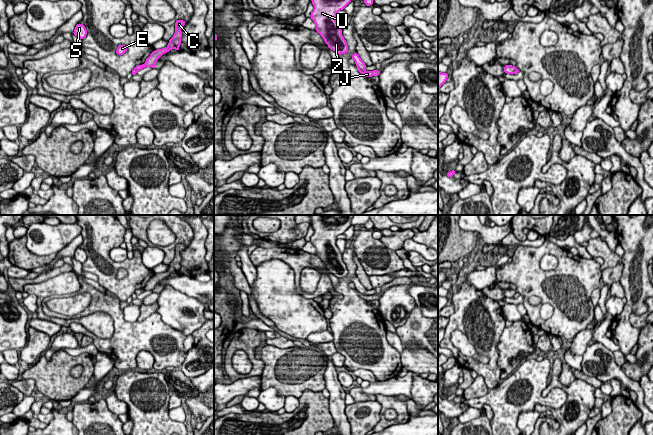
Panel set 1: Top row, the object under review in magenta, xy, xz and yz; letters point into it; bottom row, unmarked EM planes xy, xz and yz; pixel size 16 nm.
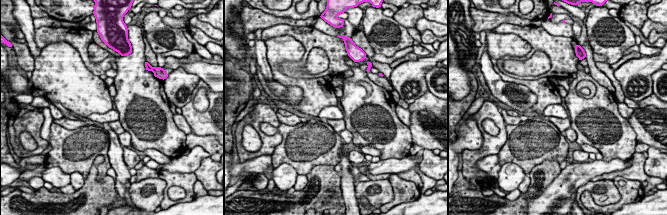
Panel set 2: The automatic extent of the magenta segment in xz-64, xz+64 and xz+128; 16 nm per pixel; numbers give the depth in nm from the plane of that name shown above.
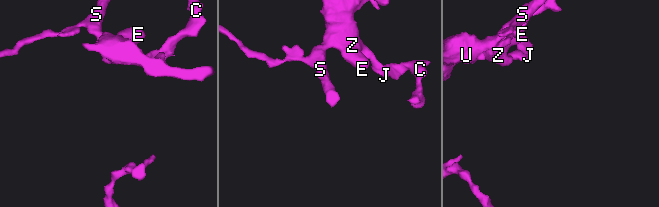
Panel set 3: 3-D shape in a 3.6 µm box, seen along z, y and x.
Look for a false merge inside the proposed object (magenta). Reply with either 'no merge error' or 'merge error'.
merge error

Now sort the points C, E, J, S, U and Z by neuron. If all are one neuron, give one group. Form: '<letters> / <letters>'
C J / E S U Z

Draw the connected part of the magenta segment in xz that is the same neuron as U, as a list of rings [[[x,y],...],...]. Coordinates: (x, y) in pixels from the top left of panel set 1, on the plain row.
[[[310,215],[310,223],[314,230],[310,241],[316,248],[316,256],[328,271],[339,279],[348,276],[348,269],[336,245],[336,238],[351,226],[353,216]]]

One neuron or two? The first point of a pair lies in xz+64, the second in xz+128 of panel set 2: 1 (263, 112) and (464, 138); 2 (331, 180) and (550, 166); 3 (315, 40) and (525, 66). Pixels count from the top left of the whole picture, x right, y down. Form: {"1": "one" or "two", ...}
{"1": "two", "2": "one", "3": "two"}

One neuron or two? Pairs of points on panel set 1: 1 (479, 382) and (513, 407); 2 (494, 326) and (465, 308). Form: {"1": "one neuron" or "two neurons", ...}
{"1": "two neurons", "2": "one neuron"}

